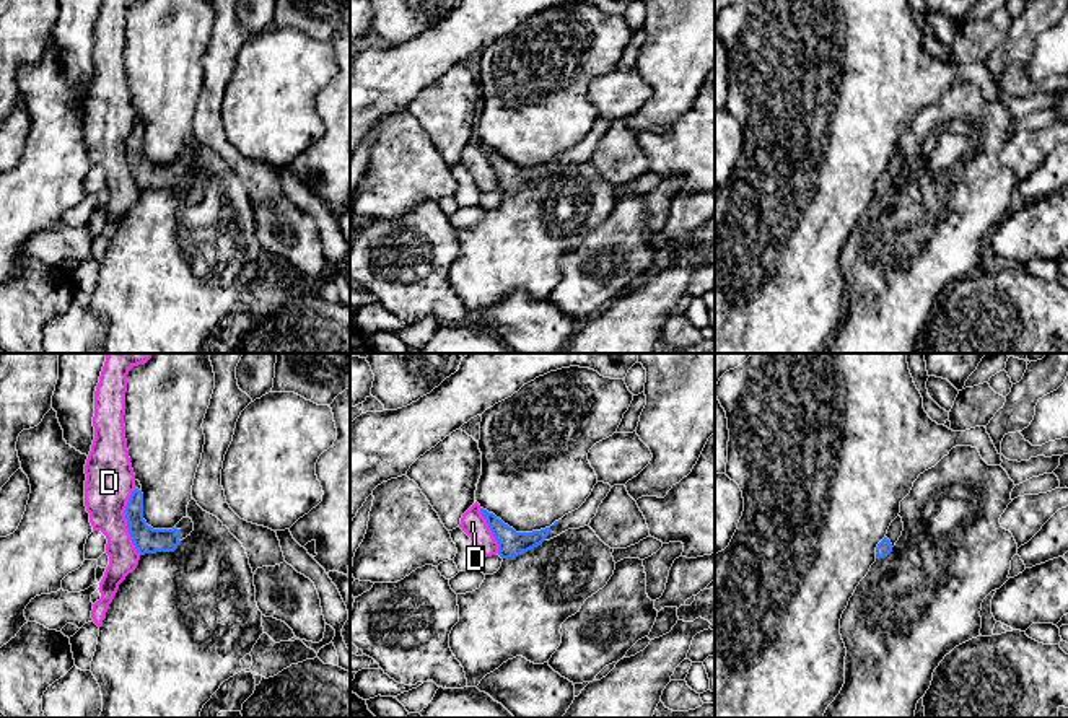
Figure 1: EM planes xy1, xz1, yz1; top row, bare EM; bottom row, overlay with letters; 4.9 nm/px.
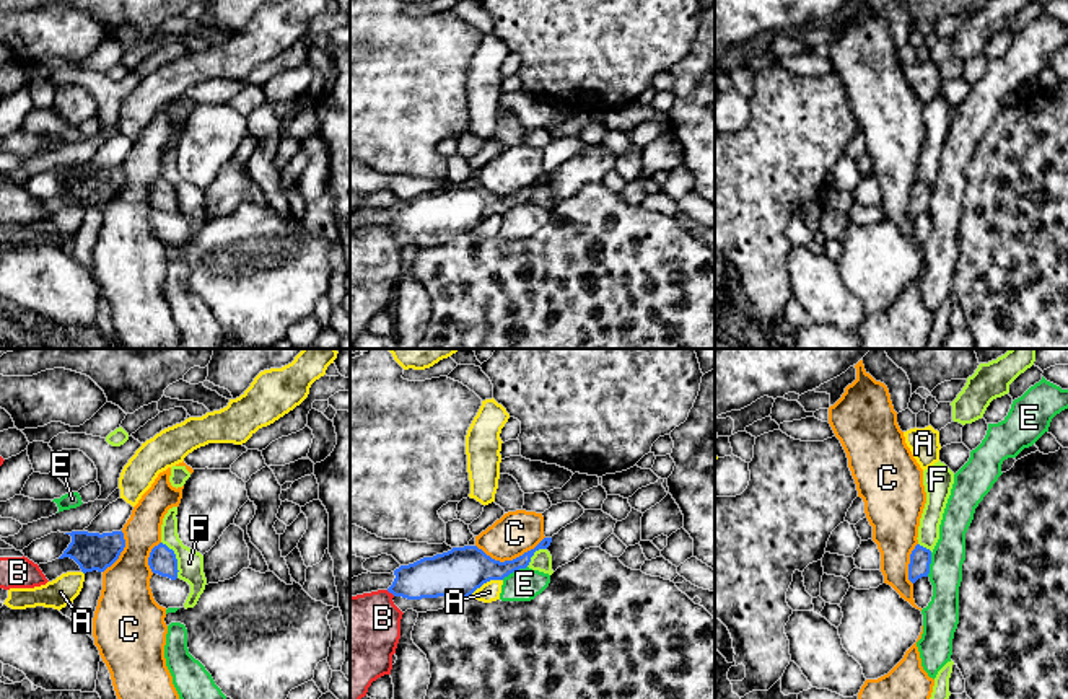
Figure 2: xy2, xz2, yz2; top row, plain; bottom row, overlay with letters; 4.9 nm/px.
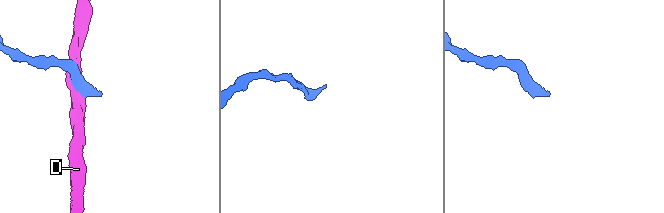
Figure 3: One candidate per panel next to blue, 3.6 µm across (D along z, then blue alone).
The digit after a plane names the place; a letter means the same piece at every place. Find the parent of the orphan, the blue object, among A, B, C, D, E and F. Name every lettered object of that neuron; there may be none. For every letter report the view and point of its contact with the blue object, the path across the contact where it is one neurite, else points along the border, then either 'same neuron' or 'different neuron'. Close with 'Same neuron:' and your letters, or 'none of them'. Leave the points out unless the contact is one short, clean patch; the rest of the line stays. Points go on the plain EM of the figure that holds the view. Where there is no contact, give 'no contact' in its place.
A: contact xz2 (485, 217); different neuron
B: contact xz2 (391, 227); border xz2 (386, 225), (394, 230); different neuron
C: contact xz2 (510, 196); border xz2 (544, 171), (533, 183), (503, 196), (492, 194), (476, 181); different neuron
D: contact xy1 (127, 157); different neuron
E: contact xz2 (513, 206); different neuron
F: contact xy2 (176, 194); border xy2 (161, 176), (175, 189), (178, 212); different neuron
Same neuron: none of them

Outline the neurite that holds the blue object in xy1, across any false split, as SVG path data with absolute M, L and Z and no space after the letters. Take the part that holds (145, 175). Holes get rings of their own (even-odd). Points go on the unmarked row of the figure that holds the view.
M135 124L125 143L127 164L140 190L174 187L182 174L190 171L194 158L182 153L173 164L153 164L143 155L143 129Z

